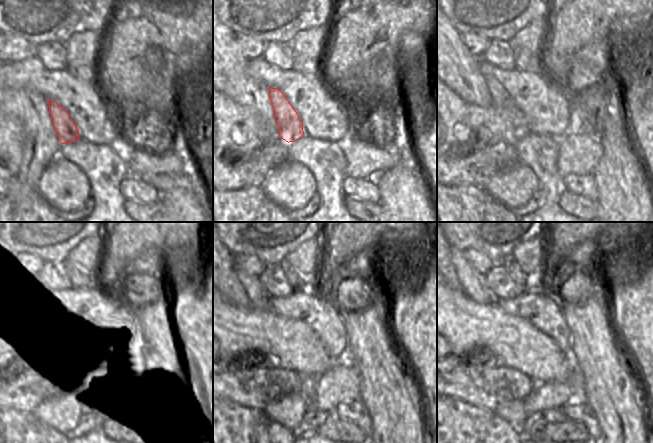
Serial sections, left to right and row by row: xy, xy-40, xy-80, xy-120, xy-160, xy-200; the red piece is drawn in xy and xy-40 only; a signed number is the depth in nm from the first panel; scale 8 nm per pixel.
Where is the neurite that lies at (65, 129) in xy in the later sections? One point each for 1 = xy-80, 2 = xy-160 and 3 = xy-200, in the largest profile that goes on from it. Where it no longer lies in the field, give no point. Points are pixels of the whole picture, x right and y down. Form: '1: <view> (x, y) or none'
1: xy-80 (501, 99)
2: xy-160 (258, 297)
3: xy-200 (473, 283)

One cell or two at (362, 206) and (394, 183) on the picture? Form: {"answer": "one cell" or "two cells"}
{"answer": "two cells"}

